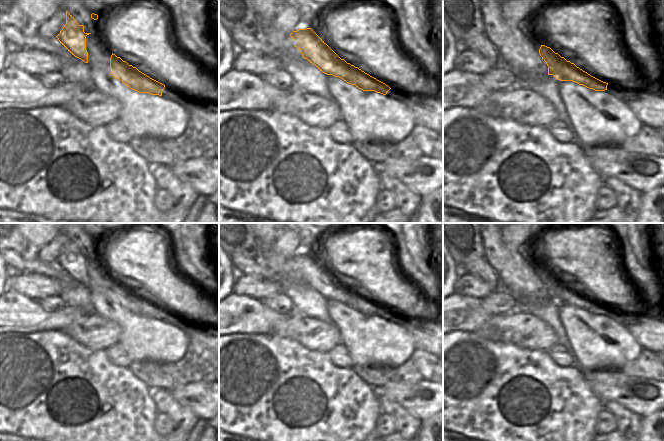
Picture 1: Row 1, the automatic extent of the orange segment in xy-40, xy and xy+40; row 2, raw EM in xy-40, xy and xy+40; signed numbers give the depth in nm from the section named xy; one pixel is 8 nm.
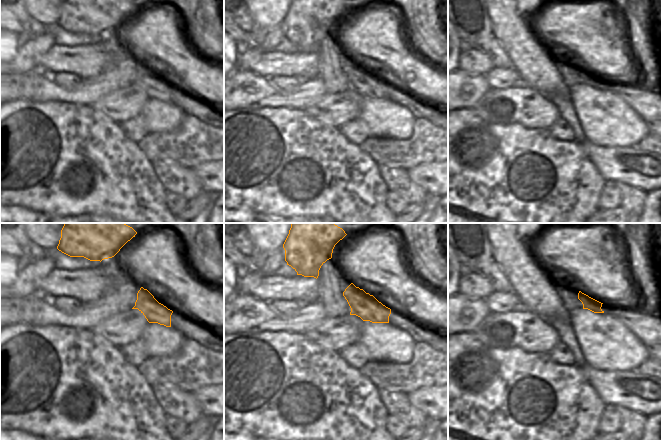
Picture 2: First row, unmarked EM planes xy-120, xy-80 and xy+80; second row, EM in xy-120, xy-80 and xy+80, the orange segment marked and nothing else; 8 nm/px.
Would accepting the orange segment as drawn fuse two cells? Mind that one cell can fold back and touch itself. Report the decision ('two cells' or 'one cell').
one cell

